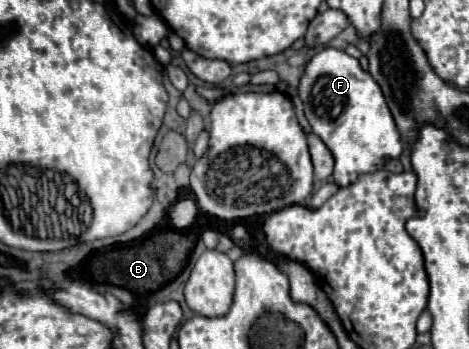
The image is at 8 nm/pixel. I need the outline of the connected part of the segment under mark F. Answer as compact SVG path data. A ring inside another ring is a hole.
M323 48L319 50L305 66L305 74L299 80L299 98L305 106L305 116L313 128L313 132L325 142L325 146L331 150L335 158L335 184L337 186L349 186L353 184L361 174L381 170L387 158L399 158L403 152L403 142L397 132L397 126L393 122L393 116L385 104L383 92L379 84L375 84L373 76L361 68L359 60L349 56L347 52L339 48Z

